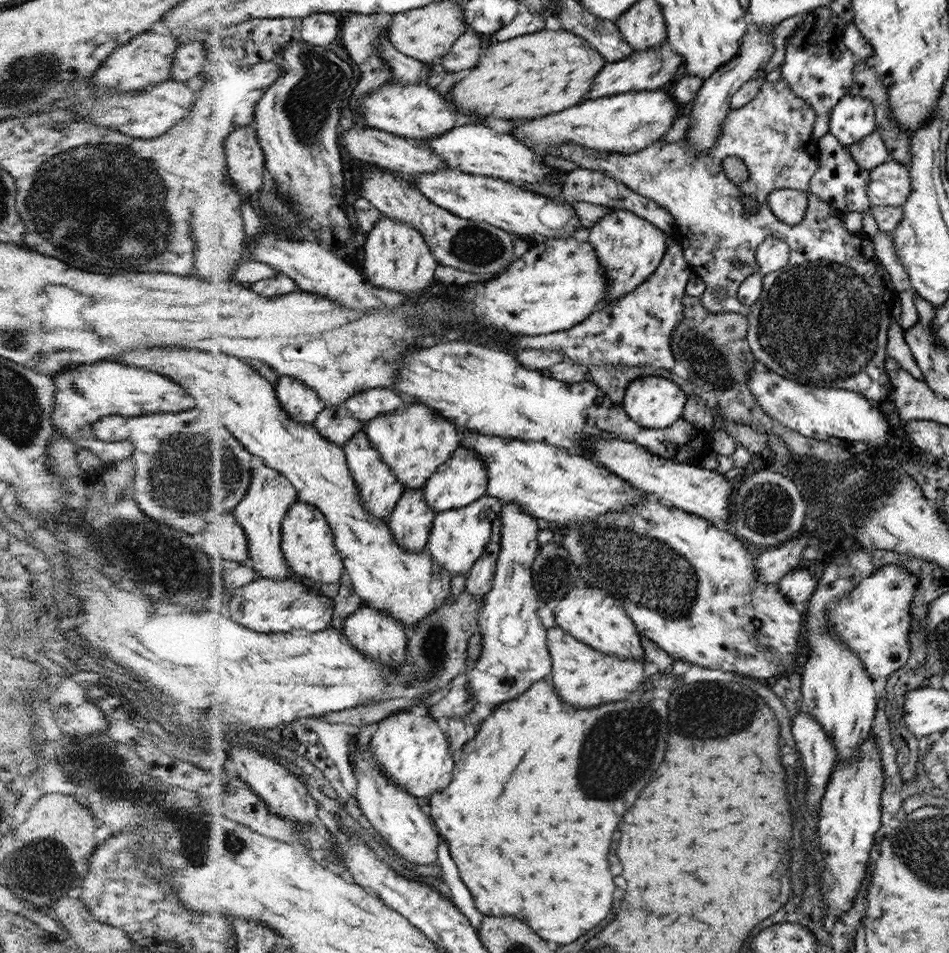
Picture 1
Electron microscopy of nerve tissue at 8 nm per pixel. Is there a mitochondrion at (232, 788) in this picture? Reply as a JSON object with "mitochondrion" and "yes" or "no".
{"mitochondrion":"yes"}

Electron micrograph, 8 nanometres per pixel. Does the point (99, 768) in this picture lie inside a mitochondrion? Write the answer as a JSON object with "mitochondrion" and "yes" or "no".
{"mitochondrion":"yes"}

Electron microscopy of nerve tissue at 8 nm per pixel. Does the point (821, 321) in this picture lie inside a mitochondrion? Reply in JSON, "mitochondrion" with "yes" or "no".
{"mitochondrion":"yes"}

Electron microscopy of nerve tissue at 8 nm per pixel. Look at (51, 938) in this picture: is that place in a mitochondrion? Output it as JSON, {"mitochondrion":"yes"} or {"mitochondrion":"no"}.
{"mitochondrion":"no"}

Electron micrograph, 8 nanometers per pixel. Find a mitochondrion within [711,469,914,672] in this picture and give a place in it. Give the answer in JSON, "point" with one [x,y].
{"point":[765,509]}

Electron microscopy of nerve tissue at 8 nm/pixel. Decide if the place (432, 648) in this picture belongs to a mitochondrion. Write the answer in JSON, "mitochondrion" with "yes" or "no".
{"mitochondrion":"yes"}

